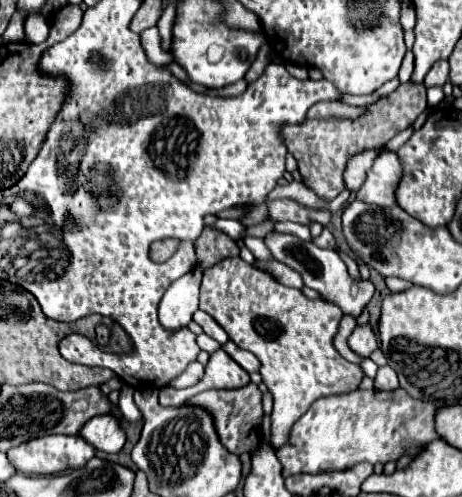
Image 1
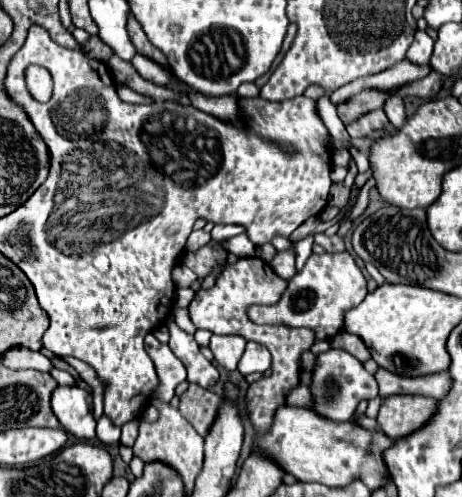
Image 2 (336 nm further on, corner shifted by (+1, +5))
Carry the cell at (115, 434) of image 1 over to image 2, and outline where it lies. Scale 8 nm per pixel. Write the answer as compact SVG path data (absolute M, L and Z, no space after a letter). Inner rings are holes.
M58 386L52 398L52 410L62 428L76 438L96 438L96 418L92 412L92 396L84 388Z

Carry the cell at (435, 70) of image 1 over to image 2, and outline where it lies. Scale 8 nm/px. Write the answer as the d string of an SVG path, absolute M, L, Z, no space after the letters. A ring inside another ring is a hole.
M416 30L414 42L412 42L406 58L408 58L412 64L428 66L428 64L430 64L430 58L432 58L432 52L434 52L434 40L432 40L424 30Z

